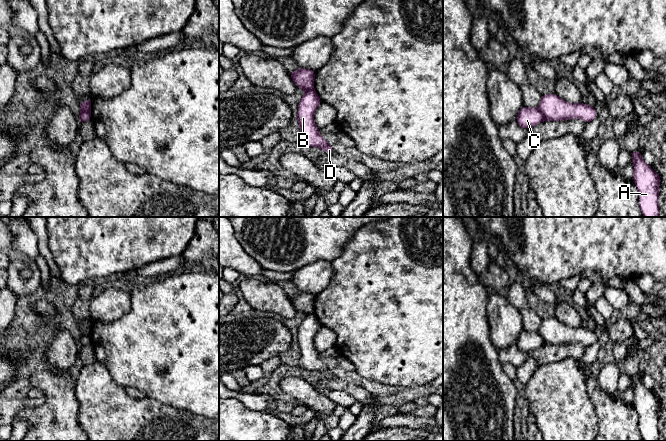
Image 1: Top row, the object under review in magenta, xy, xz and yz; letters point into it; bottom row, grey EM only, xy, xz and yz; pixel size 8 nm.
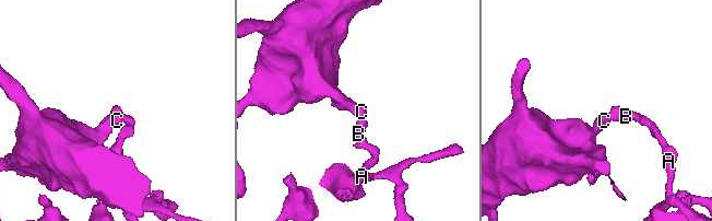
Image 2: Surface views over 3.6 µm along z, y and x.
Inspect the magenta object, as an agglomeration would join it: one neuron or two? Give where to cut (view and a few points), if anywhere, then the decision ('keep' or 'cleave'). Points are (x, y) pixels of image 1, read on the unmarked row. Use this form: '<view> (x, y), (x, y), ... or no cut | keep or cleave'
yz (538, 331), (544, 343) | cleave

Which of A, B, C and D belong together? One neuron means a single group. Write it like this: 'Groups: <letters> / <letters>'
Groups: A B D / C

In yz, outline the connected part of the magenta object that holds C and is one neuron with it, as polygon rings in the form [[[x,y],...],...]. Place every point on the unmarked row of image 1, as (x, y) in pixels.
[[[522,330],[519,334],[516,345],[521,352],[530,352],[544,345],[544,340],[539,332]]]

